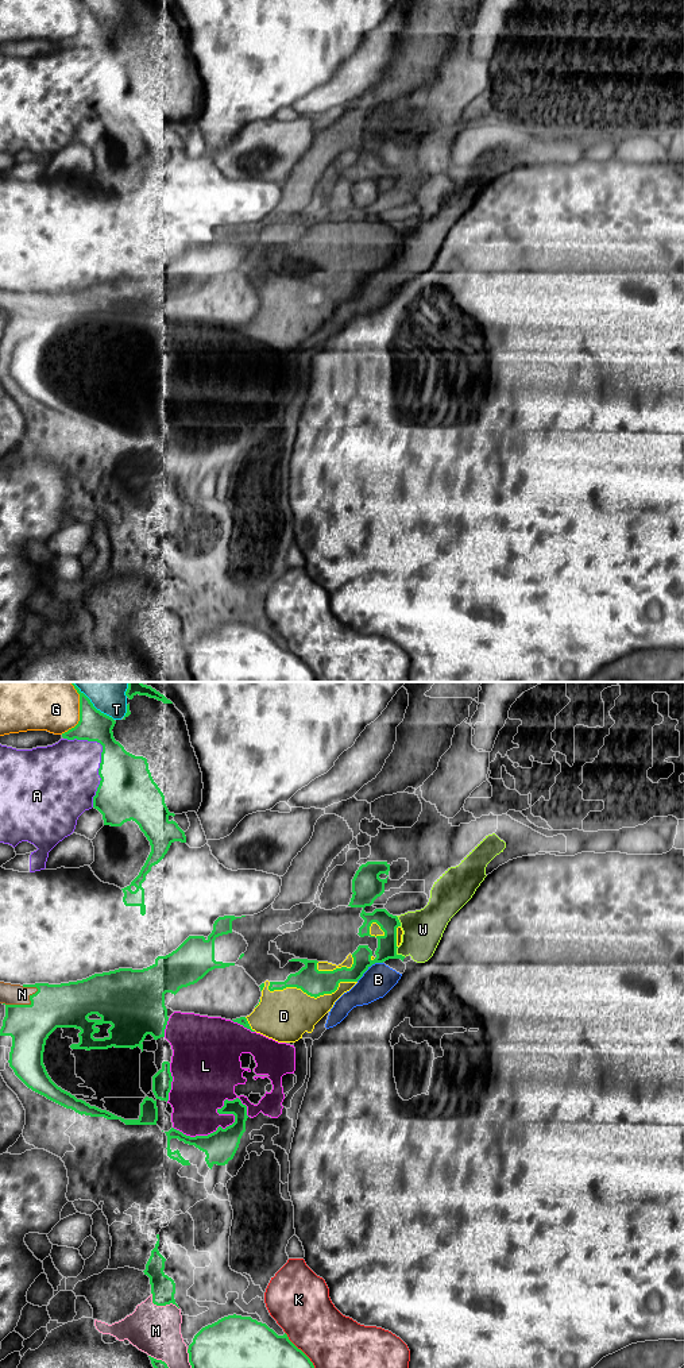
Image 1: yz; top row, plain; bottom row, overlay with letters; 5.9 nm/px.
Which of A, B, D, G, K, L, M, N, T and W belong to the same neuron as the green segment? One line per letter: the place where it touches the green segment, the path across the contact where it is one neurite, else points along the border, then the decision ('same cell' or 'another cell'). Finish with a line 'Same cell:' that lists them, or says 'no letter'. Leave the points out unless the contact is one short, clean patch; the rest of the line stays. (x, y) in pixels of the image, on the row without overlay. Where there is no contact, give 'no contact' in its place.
A: contact yz (101, 66); another cell
B: contact yz (367, 277); another cell
D: contact yz (313, 304); another cell
G: contact yz (80, 24); another cell
K: contact yz (302, 661); another cell
L: contact yz (232, 432); another cell
M: contact yz (161, 613); another cell
N: contact yz (23, 313); another cell
T: contact yz (95, 16); another cell
W: contact yz (398, 264); border yz (397, 255), (397, 261), (405, 265); another cell
Same cell: no letter

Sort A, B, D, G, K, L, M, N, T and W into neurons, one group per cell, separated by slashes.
A / B L W / D / G / K / M / N / T

